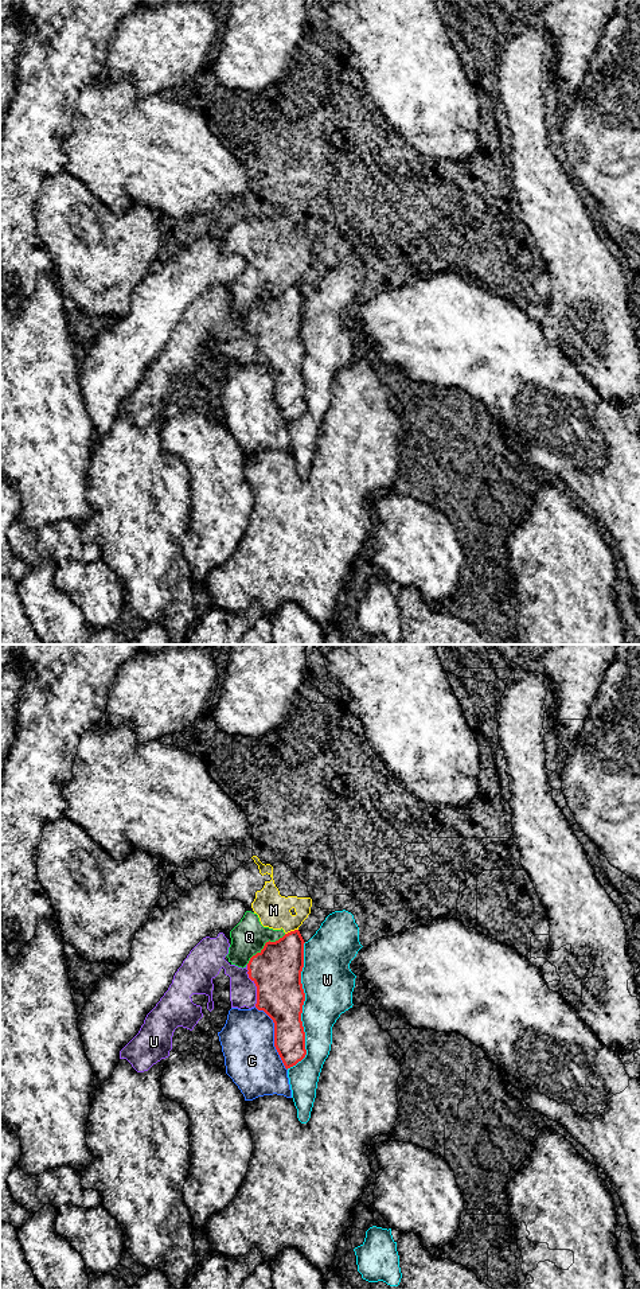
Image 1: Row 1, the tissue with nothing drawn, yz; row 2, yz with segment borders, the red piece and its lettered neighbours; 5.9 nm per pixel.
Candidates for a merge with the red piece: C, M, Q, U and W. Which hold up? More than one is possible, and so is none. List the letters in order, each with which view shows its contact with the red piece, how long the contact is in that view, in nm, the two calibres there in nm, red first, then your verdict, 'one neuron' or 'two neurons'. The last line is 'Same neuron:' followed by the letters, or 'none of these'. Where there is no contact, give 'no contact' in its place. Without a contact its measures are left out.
C: meets red in yz; contact 440 nm long; 280 nm thick on the red side, 320 nm on the other; two neurons
M: meets red in yz; contact 90 nm long; 300 nm thick on the red side, 200 nm on the other; two neurons
Q: meets red in yz; contact 300 nm long; 300 nm thick on the red side, 200 nm on the other; two neurons
U: meets red in yz; contact 260 nm long; 300 nm thick on the red side, 160 nm on the other; two neurons
W: meets red in yz; contact 750 nm long; 280 nm thick on the red side, 300 nm on the other; two neurons
Same neuron: none of these

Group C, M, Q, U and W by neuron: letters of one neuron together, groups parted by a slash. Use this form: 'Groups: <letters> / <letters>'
Groups: C / M Q / U / W

